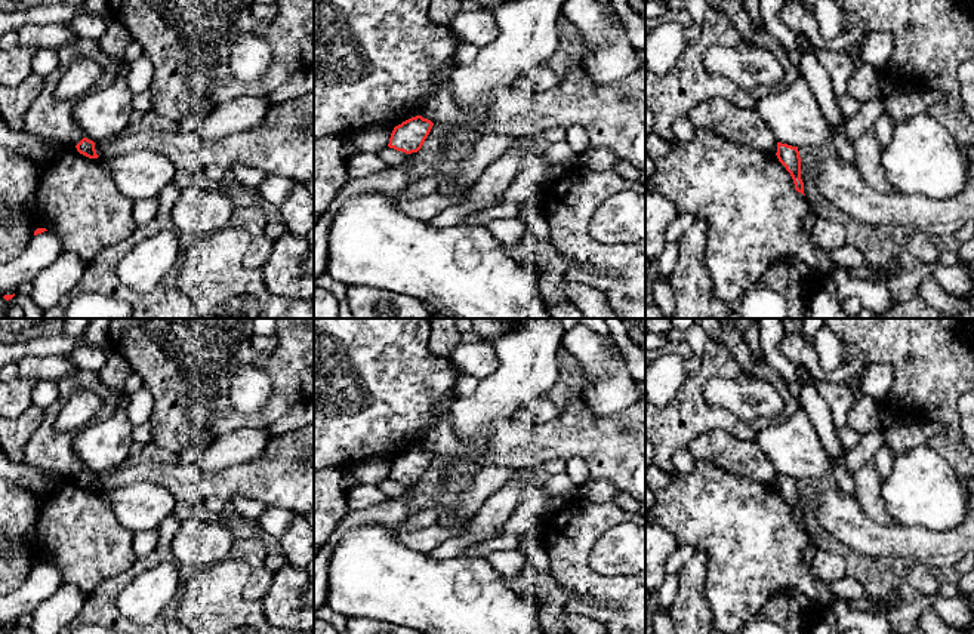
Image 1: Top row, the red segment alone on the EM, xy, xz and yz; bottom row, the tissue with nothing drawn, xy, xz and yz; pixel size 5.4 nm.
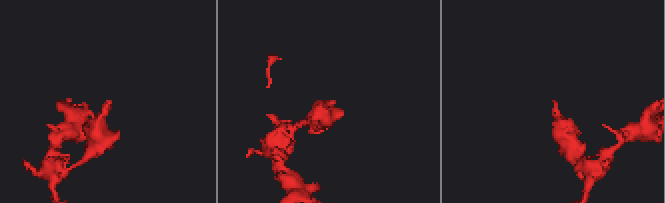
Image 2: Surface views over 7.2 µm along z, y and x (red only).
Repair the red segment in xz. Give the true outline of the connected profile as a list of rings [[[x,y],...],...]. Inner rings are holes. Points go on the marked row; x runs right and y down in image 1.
[[[422,116],[412,117],[394,127],[388,147],[406,154],[417,153],[432,126],[434,123]]]

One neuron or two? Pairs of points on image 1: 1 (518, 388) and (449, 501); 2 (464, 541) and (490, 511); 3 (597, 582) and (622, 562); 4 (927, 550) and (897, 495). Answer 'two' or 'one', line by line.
1: one
2: one
3: two
4: two

